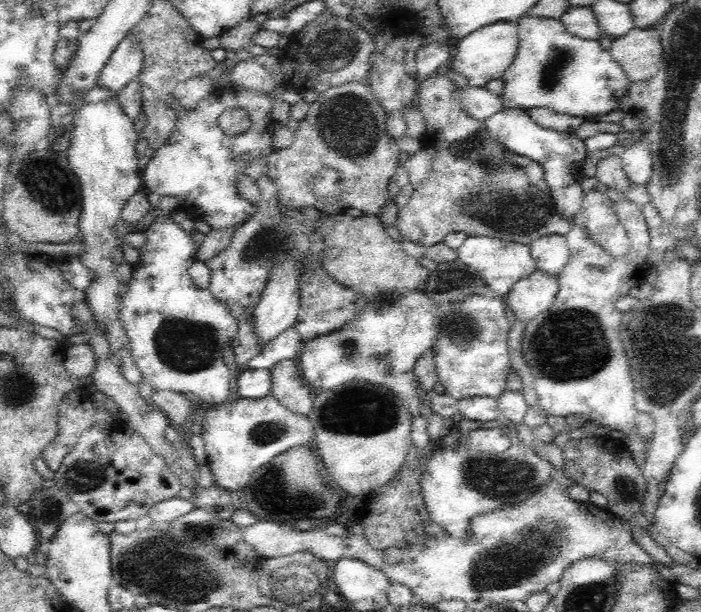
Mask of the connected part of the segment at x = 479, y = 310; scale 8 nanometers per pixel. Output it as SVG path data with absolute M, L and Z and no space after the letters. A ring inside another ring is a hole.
M470 294L470 296L462 298L462 300L446 302L446 304L435 308L435 326L438 332L432 350L438 379L446 389L445 394L456 400L474 396L497 399L498 395L502 394L507 388L506 382L510 374L513 373L509 353L507 352L508 334L512 324L506 318L505 309L504 298L490 298L485 294Z

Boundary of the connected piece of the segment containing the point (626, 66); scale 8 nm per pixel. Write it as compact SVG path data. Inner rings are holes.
M657 25L646 28L635 26L624 36L618 37L612 42L609 53L622 67L622 71L624 71L624 74L626 74L630 82L646 81L660 72L659 68L662 65L661 56L663 48L659 31L660 29Z

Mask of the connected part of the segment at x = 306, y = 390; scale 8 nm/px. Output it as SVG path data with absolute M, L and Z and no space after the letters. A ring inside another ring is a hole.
M297 360L277 362L271 370L271 394L288 410L308 416L312 410L313 389L304 383Z

